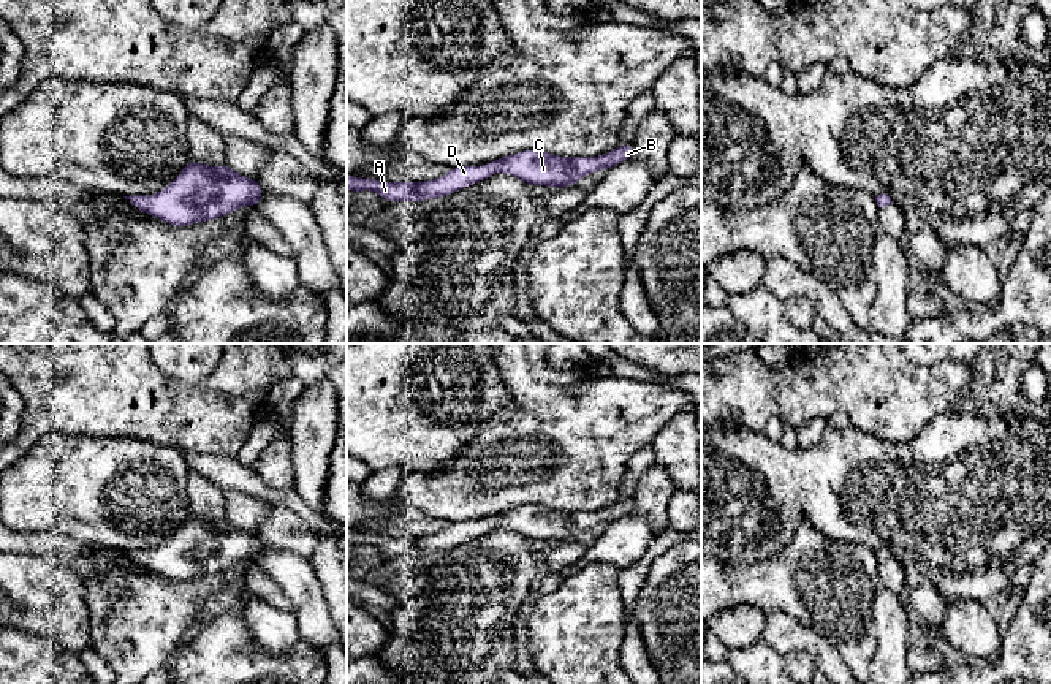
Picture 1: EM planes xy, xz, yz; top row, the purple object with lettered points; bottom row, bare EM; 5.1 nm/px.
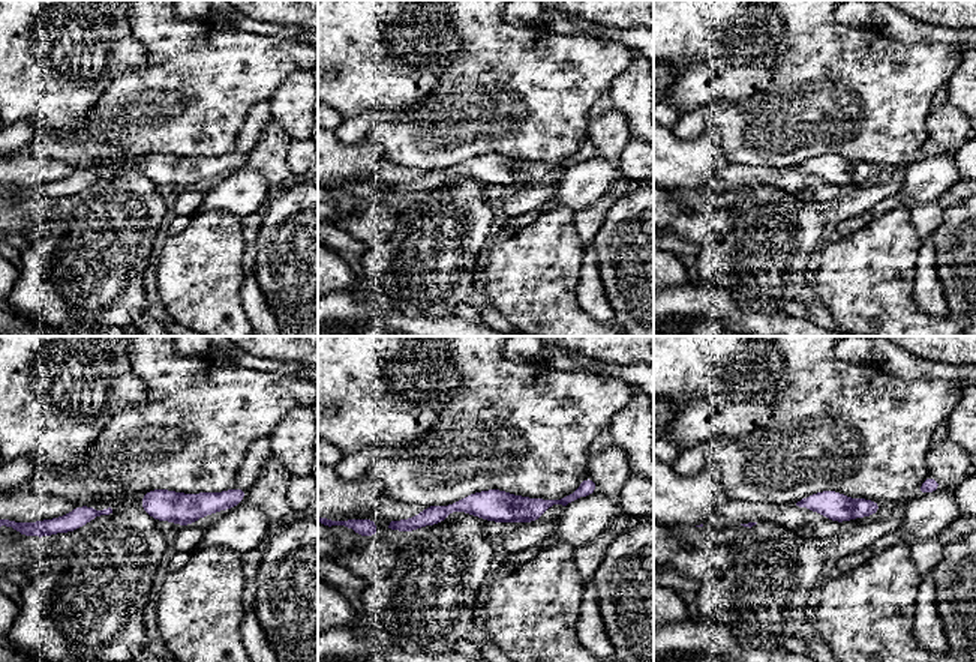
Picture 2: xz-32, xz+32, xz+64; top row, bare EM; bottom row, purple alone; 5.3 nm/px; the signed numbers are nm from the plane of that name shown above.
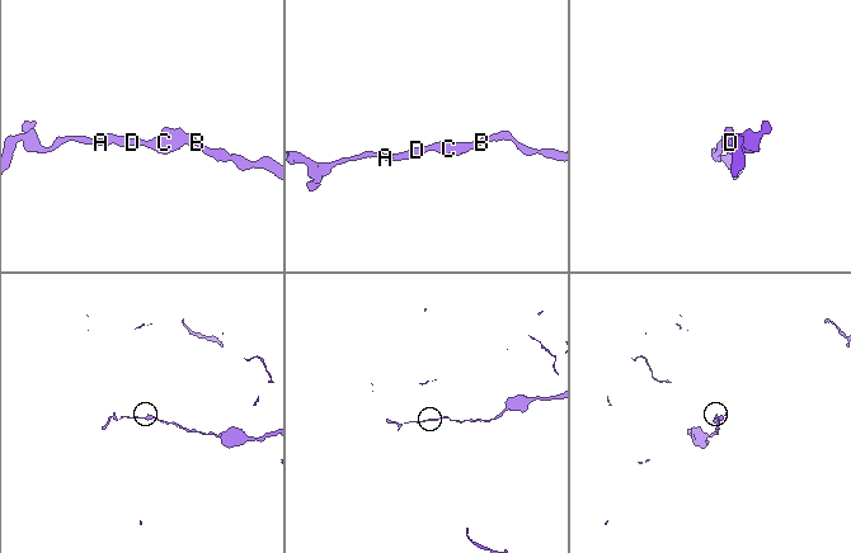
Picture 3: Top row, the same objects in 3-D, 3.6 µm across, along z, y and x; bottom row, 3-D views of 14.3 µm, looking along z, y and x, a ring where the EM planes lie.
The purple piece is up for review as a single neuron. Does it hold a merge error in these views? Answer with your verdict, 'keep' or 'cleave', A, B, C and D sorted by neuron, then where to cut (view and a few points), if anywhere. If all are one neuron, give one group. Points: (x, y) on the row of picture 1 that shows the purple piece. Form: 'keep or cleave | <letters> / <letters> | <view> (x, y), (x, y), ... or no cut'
keep | A B C D | no cut

